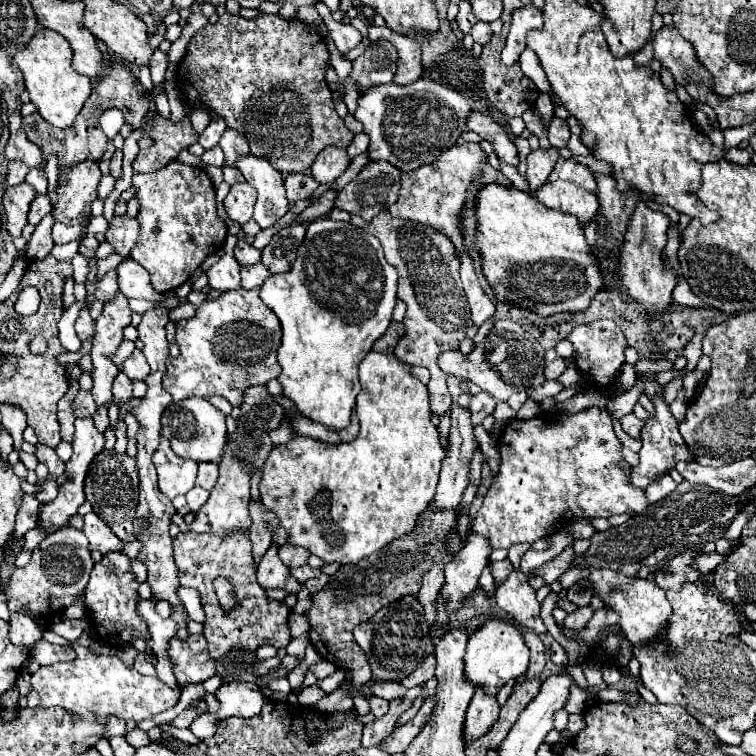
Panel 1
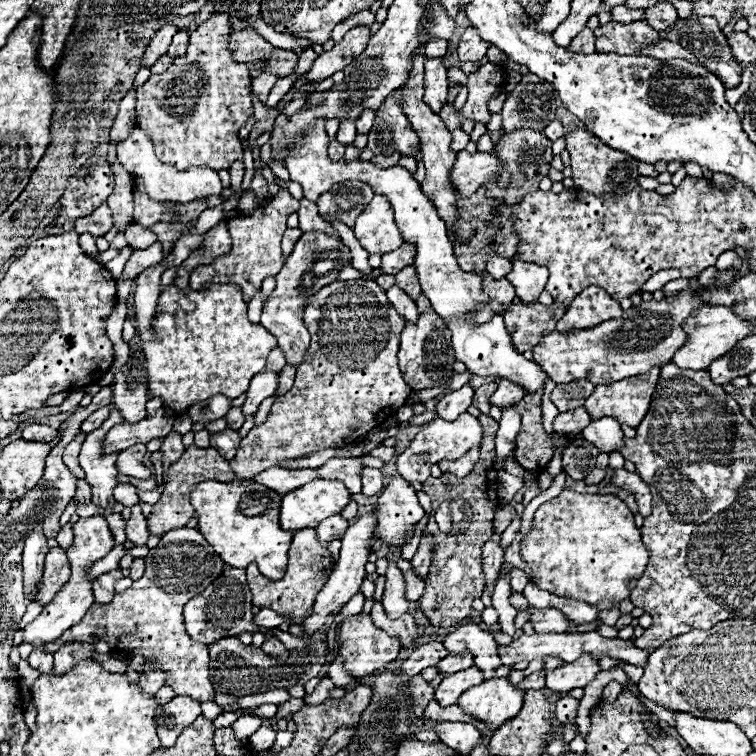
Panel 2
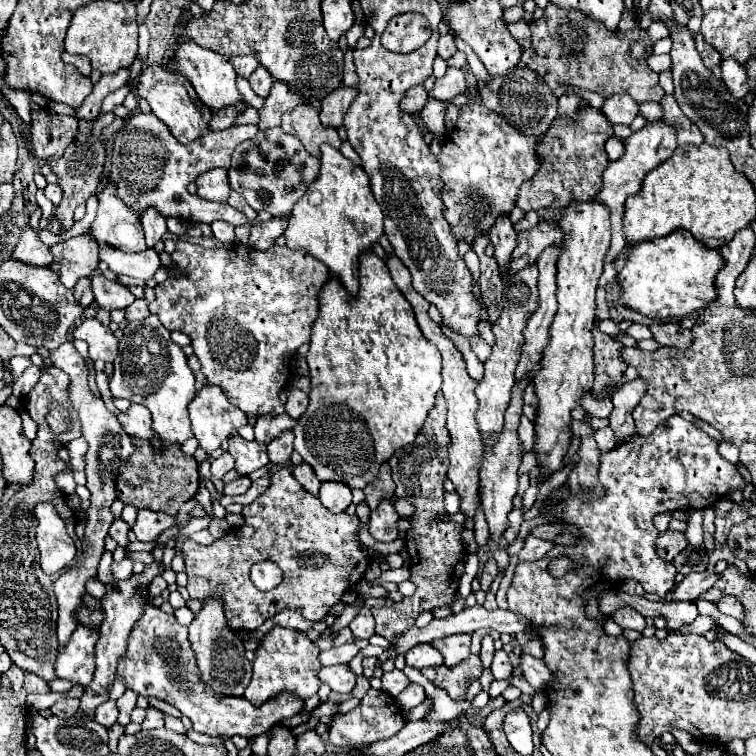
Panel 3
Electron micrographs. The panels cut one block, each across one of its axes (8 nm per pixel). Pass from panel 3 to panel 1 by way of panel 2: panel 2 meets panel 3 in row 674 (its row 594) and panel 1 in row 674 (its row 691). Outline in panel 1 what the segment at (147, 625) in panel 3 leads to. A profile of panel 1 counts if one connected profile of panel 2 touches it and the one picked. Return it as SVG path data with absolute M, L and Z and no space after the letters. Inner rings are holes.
M190 634L186 640L172 638L168 642L168 658L180 688L188 684L202 684L214 676L214 660L206 652L202 634Z

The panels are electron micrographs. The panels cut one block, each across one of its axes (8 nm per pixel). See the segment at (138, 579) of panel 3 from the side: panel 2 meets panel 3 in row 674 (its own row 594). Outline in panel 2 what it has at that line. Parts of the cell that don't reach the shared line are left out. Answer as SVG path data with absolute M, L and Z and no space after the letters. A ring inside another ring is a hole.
M112 570L112 572L106 572L102 576L98 576L94 582L92 582L92 590L94 590L94 602L96 604L108 604L112 602L114 598L114 582L122 578L122 570Z

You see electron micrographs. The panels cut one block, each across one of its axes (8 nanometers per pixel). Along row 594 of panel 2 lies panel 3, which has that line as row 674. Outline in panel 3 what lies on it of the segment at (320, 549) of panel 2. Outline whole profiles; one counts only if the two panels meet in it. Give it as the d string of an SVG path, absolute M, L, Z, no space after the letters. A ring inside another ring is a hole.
M274 626L264 638L260 648L256 650L256 660L254 660L254 674L252 682L248 684L244 698L252 702L254 706L262 706L268 700L274 700L282 692L290 692L300 700L308 700L314 696L320 688L320 680L316 678L316 670L320 668L318 662L320 650L312 644L312 640L306 638L304 632L292 630L292 628L282 628Z

